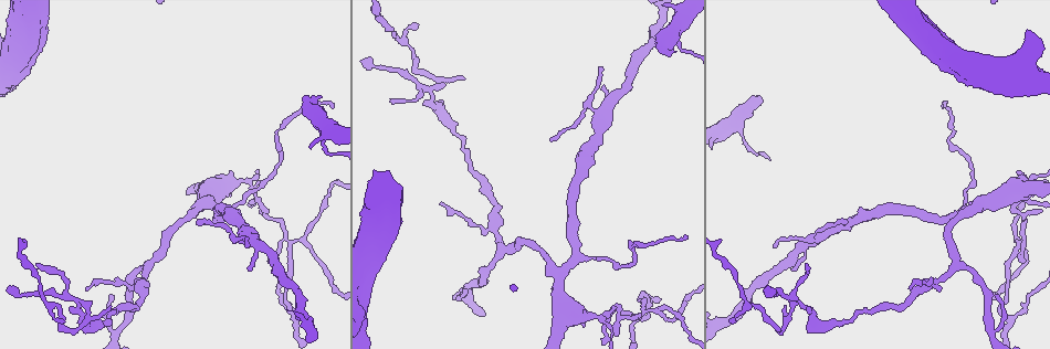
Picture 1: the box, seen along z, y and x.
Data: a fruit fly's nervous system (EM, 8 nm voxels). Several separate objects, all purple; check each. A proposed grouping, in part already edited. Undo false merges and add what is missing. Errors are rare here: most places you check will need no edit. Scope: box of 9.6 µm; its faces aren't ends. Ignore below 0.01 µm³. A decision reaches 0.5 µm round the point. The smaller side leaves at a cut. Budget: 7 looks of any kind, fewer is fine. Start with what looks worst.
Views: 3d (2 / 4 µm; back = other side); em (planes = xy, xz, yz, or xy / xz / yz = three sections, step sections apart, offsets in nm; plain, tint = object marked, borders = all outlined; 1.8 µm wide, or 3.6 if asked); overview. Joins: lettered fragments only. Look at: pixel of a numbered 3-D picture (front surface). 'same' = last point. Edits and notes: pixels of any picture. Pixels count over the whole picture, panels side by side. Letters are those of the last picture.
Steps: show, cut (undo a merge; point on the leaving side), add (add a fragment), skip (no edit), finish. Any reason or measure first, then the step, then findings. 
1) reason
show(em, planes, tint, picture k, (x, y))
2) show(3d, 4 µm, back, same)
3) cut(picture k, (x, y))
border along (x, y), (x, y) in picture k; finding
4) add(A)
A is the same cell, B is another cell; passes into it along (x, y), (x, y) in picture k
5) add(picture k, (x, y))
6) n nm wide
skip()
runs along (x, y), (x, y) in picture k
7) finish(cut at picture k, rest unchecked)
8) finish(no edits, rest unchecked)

an open end
show(em, xz, step 4, tint, picture 1, (761, 96))

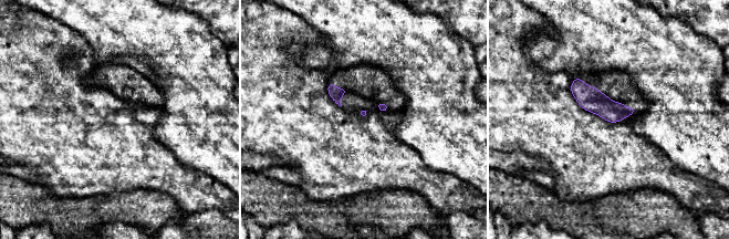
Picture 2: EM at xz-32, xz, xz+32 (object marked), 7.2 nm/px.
cut it another way
show(em, planes, borders, same)

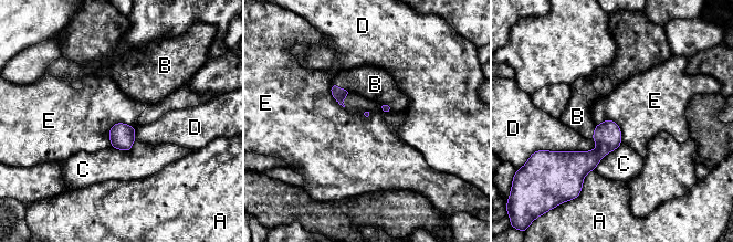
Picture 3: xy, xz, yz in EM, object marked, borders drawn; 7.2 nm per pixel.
add(B)
B is the same cell, A, C, D and E are other cells; passes into it along (338, 94), (343, 90), (375, 84) in picture 3; it goes on there

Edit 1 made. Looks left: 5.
four arms meet
show(em, yz, step 4, tint, picture 1, (288, 242))

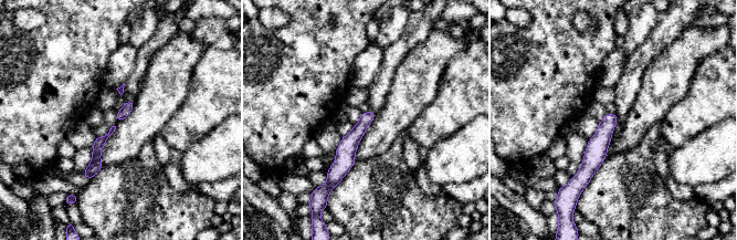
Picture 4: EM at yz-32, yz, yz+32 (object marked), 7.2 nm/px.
show(em, xz, step 4, borders, same)

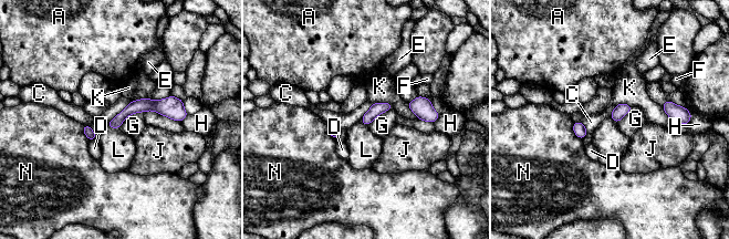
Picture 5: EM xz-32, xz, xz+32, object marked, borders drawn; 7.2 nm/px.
skip()
A, C, D, E, F, G, H, J, K, L and N are other cells; runs along (184, 114), (138, 105), (112, 124) in picture 5; continuous, no second neuron

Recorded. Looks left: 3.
abrupt turn
show(3d, 4 µm, picture 1, (77, 305))

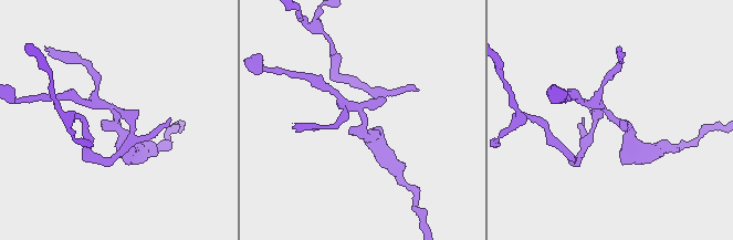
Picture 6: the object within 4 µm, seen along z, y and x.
need the tissue
show(em, planes, borders, picture 6, (361, 113))

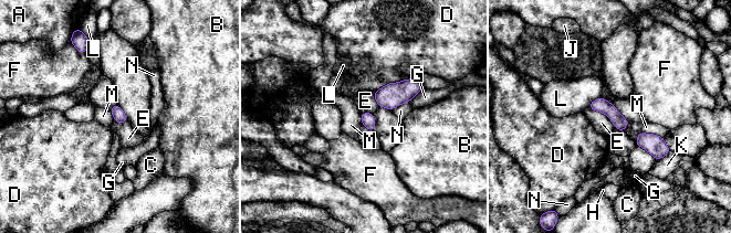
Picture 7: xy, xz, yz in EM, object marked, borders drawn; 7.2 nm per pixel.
D touches over 300 nm
skip()
A, B, C, D, E, F, G, H, J, K, L, M and N are other cells; border along (662, 138), (639, 133), (635, 141) in picture 7; one neuron here

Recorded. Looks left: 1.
finish(add at picture 3, rest unchecked)

